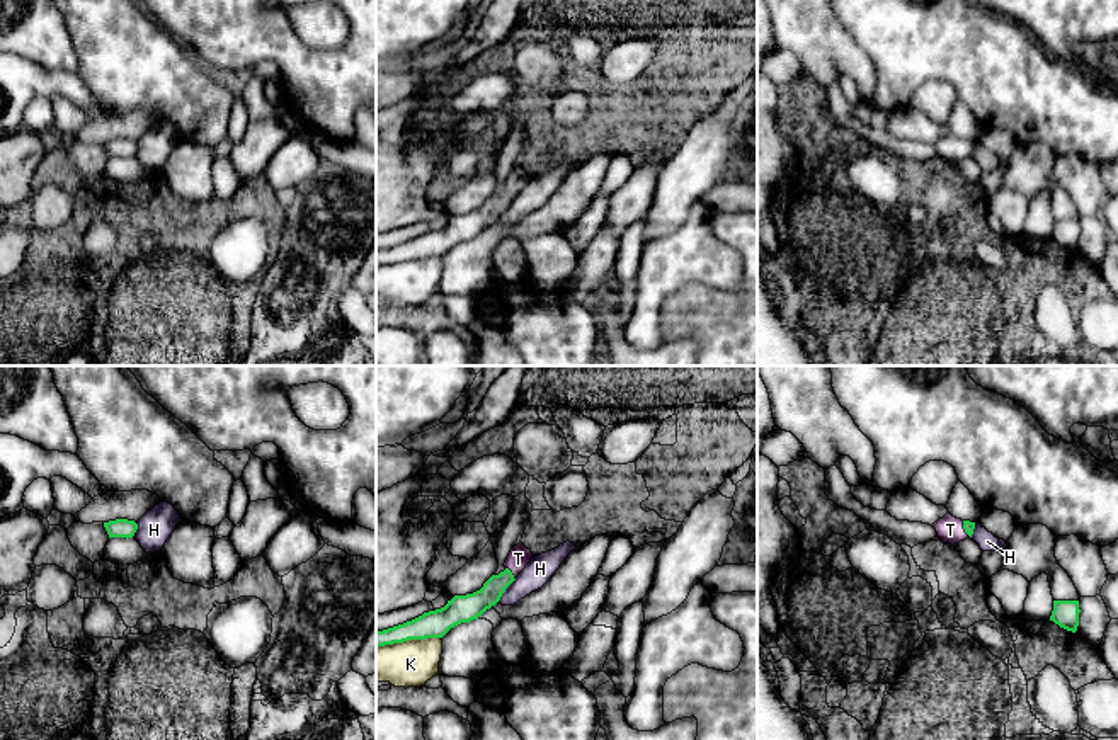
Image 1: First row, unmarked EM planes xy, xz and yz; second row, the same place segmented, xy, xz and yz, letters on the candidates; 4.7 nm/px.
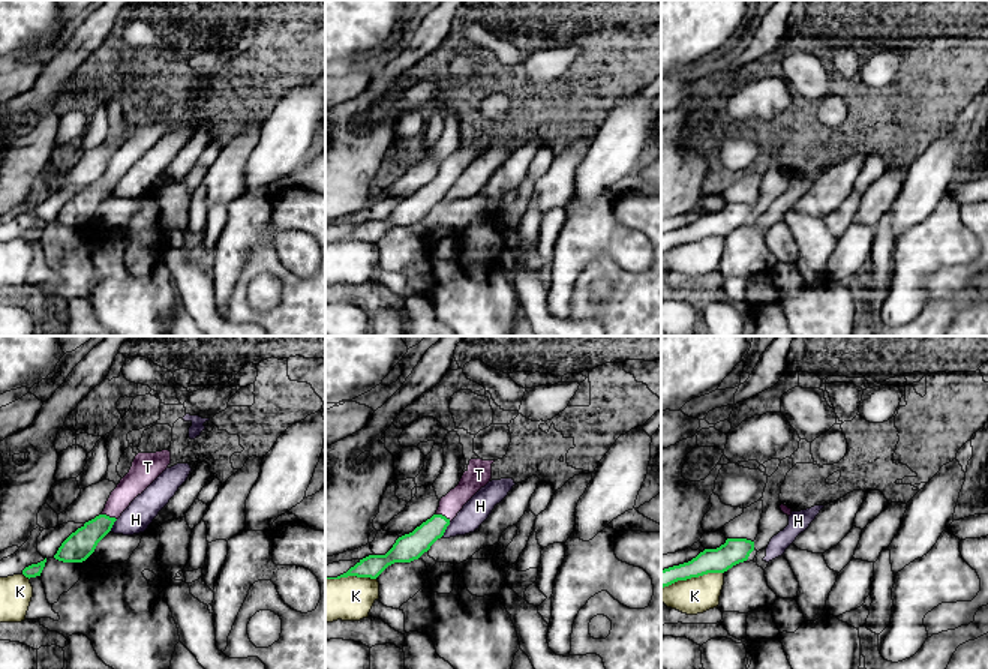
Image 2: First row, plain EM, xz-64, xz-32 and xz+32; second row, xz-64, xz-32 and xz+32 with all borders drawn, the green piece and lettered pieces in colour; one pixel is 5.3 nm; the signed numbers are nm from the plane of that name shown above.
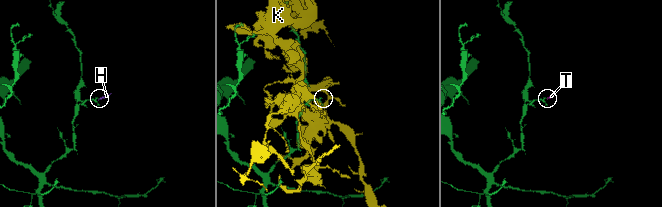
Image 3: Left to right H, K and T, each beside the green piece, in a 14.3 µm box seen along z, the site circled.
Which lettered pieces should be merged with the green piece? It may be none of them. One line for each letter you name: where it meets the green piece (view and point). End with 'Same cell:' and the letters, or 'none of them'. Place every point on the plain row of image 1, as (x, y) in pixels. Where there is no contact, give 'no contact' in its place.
T: meets green in xz at (511, 193)
Same cell: T

